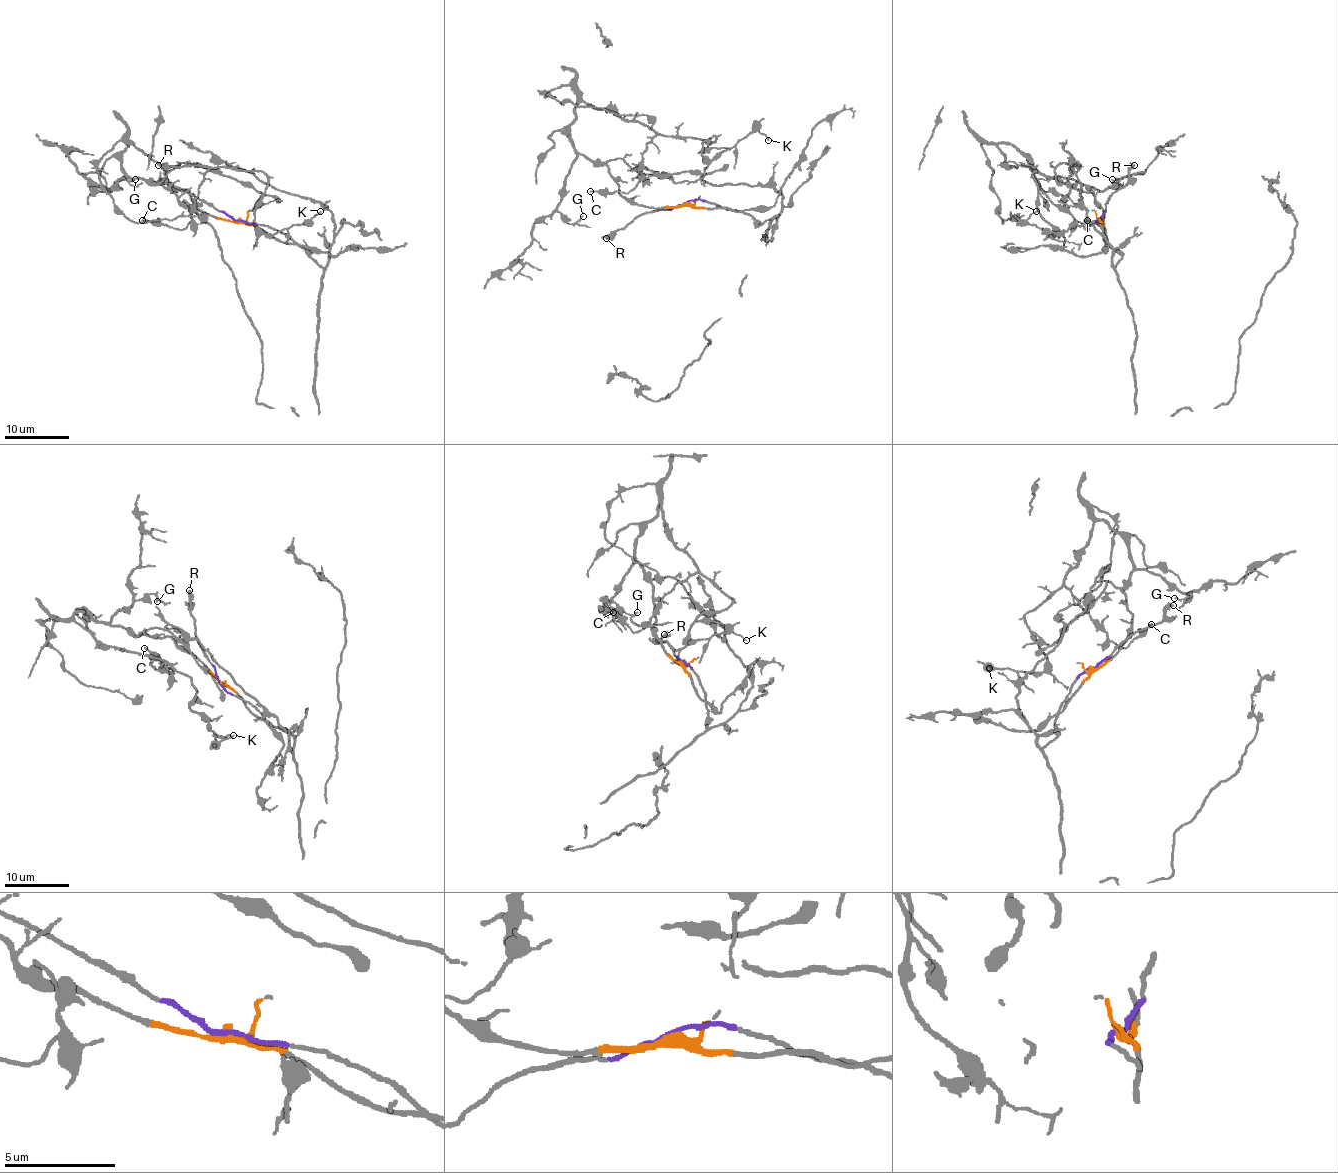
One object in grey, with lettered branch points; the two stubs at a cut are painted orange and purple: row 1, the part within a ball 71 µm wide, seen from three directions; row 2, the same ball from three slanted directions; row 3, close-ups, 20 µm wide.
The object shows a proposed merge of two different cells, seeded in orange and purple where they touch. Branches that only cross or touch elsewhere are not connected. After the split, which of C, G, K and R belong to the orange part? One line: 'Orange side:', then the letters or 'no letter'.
Orange side: C, G, K

